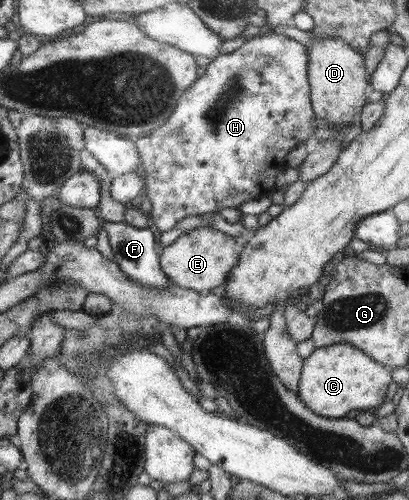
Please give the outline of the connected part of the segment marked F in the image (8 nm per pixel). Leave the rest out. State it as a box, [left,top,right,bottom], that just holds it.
[102,222,172,290]

